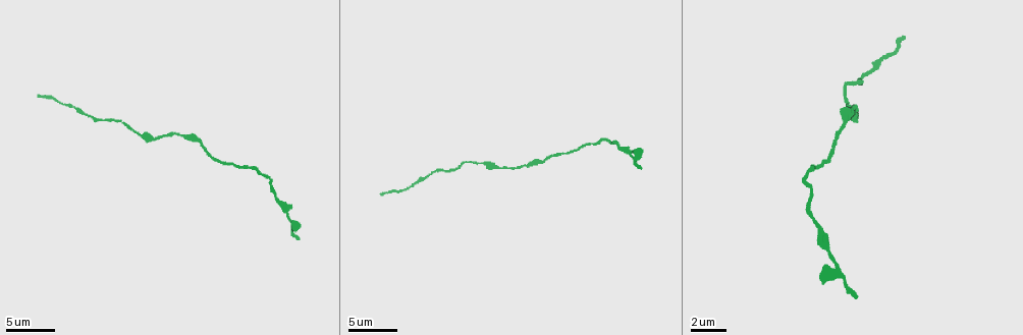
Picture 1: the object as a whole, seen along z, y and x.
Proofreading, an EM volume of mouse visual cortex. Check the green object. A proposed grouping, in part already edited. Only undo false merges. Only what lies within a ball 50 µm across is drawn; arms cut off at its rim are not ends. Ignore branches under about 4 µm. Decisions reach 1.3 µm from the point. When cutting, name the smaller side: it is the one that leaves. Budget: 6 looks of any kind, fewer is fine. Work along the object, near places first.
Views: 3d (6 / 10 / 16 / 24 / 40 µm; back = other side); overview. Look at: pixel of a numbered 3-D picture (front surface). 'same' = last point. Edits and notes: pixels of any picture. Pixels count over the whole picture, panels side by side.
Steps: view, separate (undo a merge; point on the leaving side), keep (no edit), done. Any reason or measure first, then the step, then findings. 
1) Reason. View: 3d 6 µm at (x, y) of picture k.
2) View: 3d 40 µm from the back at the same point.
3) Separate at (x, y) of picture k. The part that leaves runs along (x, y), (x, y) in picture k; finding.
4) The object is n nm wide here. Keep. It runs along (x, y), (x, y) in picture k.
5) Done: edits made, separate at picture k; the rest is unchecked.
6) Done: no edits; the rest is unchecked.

View: 3d 10 µm at (189, 135) of picture 1.

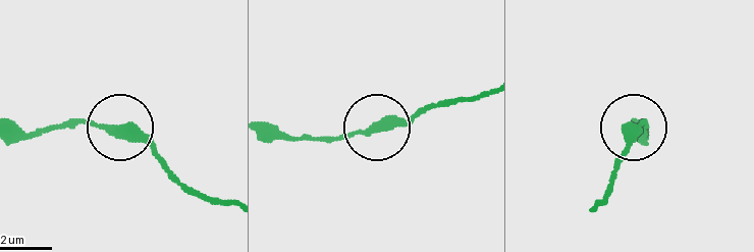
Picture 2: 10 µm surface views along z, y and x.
View: 3d 6 µm at (121, 129) of picture 2.

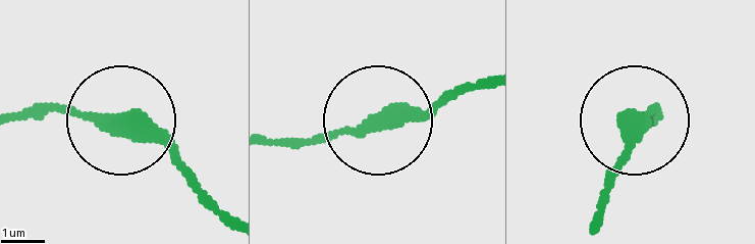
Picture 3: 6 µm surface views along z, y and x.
The side arm is 19 µm long. Keep. It runs along (382, 123), (455, 101) in picture 3; continuous, no second neuron.

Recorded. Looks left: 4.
Thick turns thin. View: 3d 6 µm at (140, 136) of picture 1.

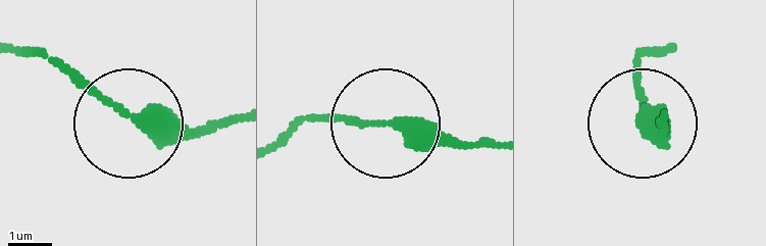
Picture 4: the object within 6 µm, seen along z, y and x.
The object is 300 nm wide here. Keep. All the same neuron.

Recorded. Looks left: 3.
Sudden change in width. View: 3d 10 µm at (428, 177) of picture 1.

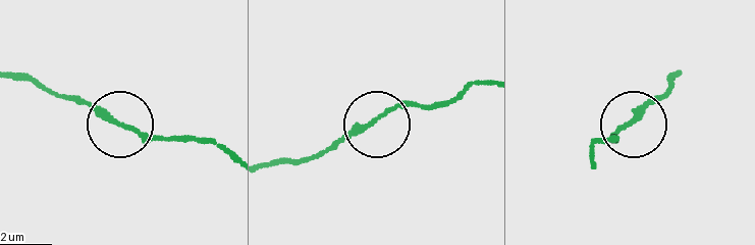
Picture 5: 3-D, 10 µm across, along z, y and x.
Keep. One neuron here.

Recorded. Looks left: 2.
Done: no edits; the rest is unchecked.

